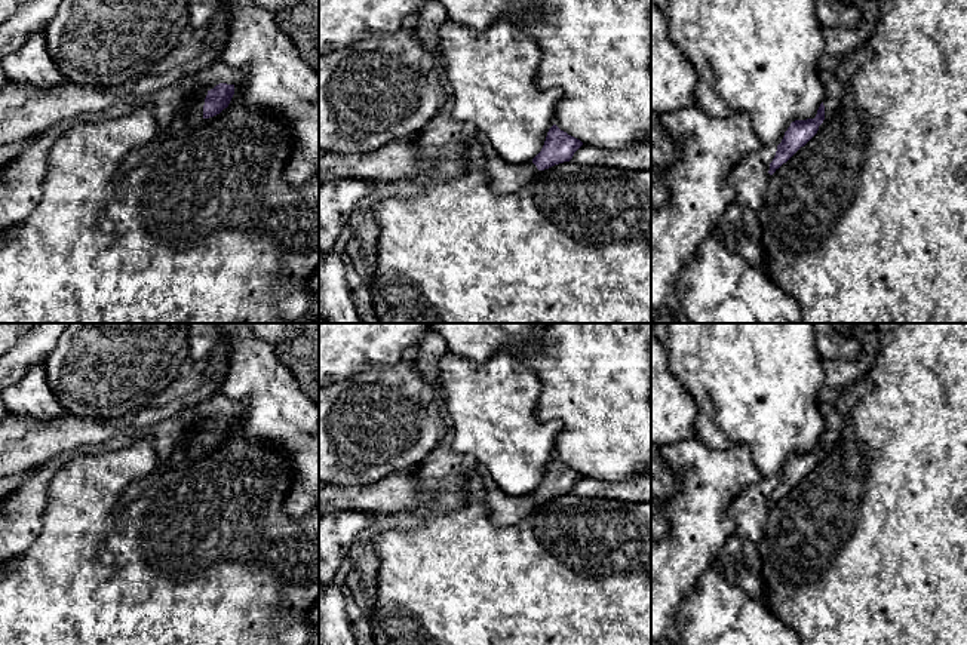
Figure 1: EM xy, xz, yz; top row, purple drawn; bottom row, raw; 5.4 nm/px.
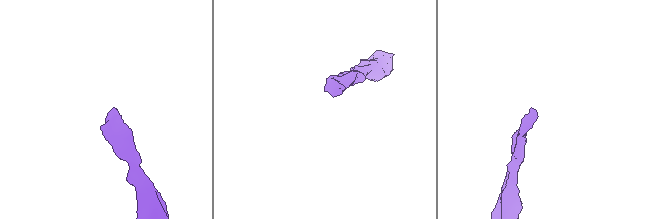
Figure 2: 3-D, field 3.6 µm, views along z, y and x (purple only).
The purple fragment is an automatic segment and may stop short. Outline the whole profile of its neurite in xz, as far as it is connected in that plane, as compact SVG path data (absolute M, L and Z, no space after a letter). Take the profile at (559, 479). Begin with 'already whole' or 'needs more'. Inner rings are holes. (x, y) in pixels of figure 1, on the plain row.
needs more; M553 457L547 464L541 483L531 494L510 497L498 488L482 464L476 464L472 472L478 473L482 479L484 497L497 525L512 525L527 517L540 503L570 494L583 477L580 472Z

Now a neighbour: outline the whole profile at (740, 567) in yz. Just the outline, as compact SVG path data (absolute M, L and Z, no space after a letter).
M734 532L725 543L719 574L725 581L740 587L753 601L764 605L767 592L755 543Z

